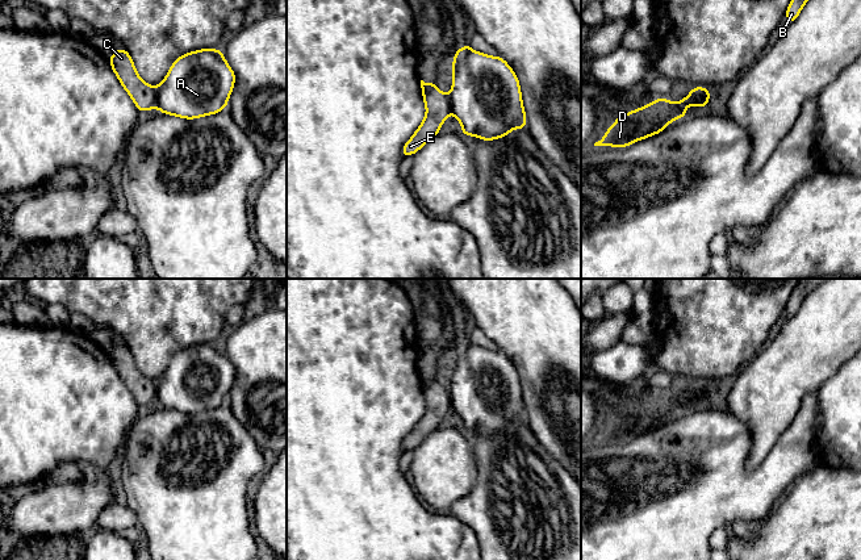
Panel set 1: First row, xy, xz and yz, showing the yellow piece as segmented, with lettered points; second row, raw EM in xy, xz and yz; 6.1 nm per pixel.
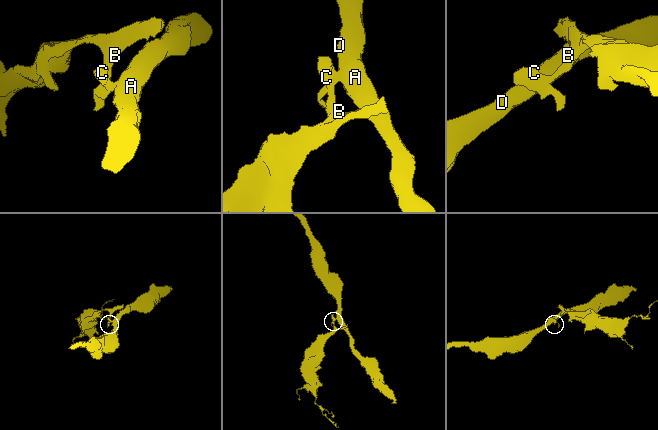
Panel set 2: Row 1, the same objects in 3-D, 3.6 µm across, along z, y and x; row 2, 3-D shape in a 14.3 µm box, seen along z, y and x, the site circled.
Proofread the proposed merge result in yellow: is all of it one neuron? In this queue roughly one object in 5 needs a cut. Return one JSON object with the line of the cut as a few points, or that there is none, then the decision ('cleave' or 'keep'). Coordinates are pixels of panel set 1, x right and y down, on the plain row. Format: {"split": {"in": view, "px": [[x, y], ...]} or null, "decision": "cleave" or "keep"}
{"split": {"in": "xy", "px": [[155, 383], [157, 401]]}, "decision": "cleave"}

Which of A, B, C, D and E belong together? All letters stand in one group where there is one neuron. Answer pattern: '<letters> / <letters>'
A D / B C E

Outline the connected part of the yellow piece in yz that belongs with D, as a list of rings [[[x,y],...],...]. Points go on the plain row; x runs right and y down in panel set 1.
[[[694,380],[680,397],[670,397],[666,392],[652,394],[651,398],[615,413],[614,419],[605,425],[605,431],[594,440],[627,442],[659,429],[674,414],[686,411],[686,401],[707,402],[702,398],[707,386],[709,383]]]

